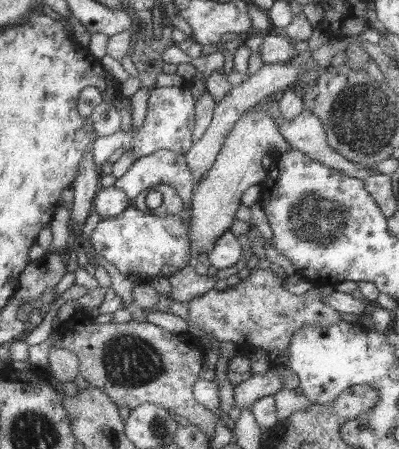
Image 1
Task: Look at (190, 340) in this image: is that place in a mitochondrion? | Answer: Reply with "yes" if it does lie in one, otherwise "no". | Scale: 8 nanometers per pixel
no

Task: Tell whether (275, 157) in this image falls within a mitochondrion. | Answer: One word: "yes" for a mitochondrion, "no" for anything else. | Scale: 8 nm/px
no

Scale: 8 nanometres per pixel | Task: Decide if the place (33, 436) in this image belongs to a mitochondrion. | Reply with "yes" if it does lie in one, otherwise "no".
yes

